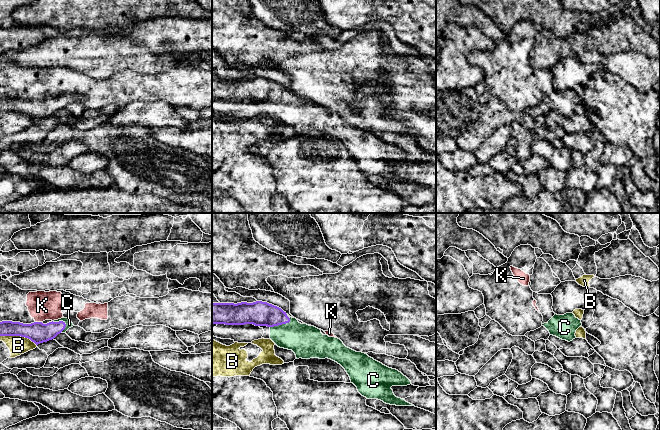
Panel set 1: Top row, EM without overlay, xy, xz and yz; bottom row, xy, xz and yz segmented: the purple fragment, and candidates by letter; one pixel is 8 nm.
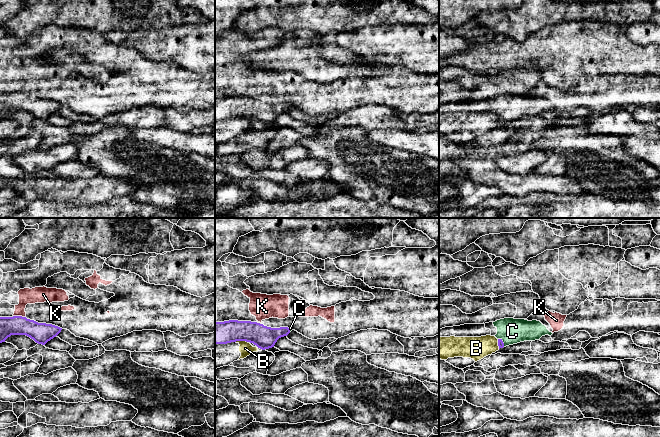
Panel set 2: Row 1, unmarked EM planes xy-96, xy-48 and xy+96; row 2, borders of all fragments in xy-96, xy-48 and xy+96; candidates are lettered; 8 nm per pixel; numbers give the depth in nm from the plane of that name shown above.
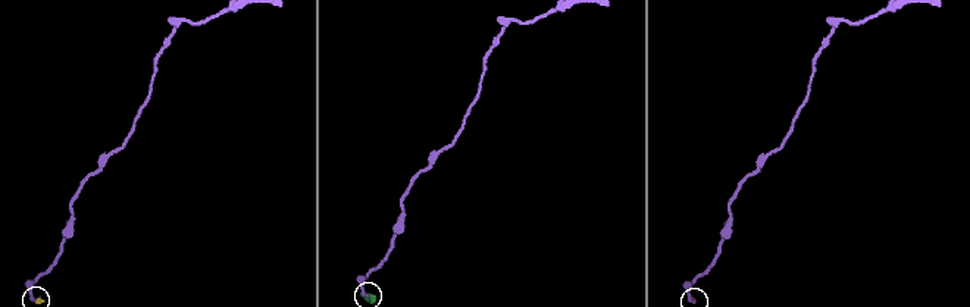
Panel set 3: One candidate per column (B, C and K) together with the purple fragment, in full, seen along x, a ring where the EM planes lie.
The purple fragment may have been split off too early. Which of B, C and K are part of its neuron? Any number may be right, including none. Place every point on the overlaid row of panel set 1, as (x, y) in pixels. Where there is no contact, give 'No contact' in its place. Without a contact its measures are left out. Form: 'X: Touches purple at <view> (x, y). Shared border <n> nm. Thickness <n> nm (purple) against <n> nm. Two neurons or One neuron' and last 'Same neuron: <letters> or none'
B: Touches purple at xy (18, 335). Shared border 300 nm. Thickness 170 nm (purple) against 150 nm. Two neurons
C: Touches purple at xz (281, 324). Shared border 180 nm. Thickness 200 nm (purple) against 260 nm. One neuron
K: Touches purple at xy (38, 322). Shared border 60 nm. Thickness 170 nm (purple) against 220 nm. Two neurons
Same neuron: C

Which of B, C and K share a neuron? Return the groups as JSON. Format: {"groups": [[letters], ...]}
{"groups": [["B"], ["C"], ["K"]]}

